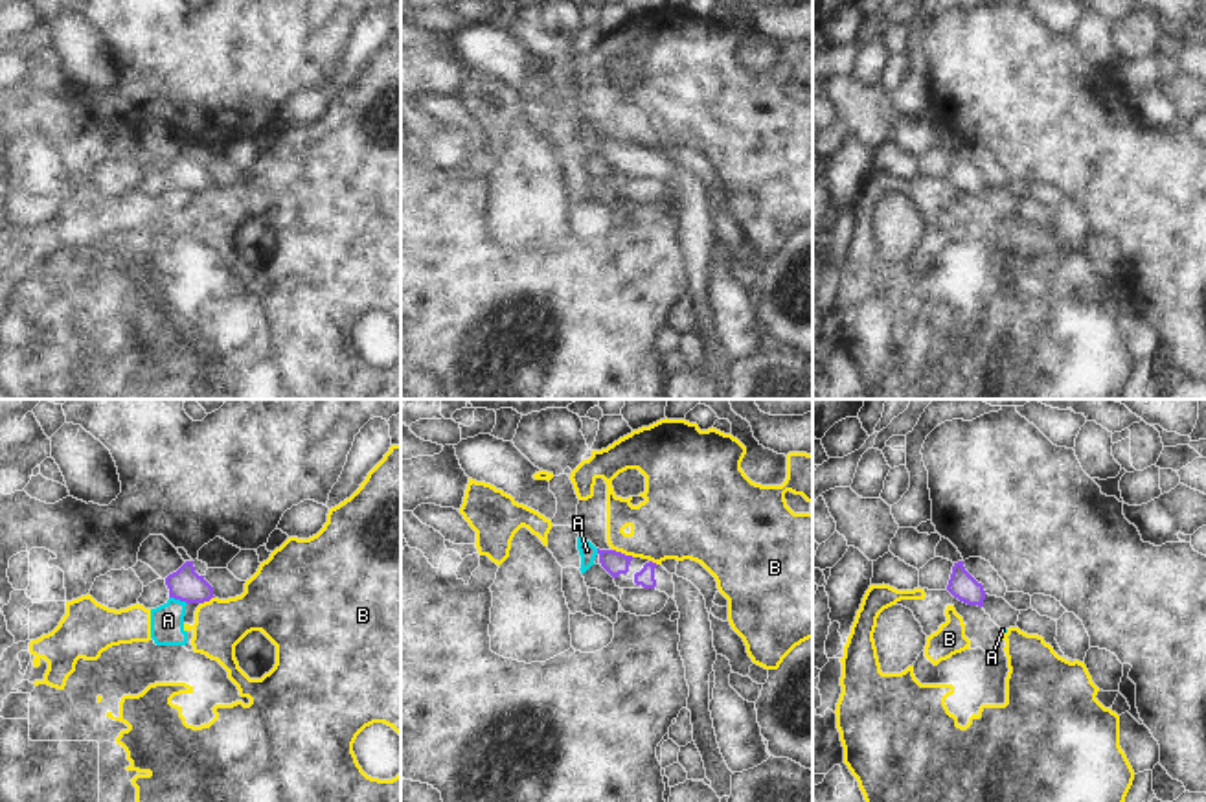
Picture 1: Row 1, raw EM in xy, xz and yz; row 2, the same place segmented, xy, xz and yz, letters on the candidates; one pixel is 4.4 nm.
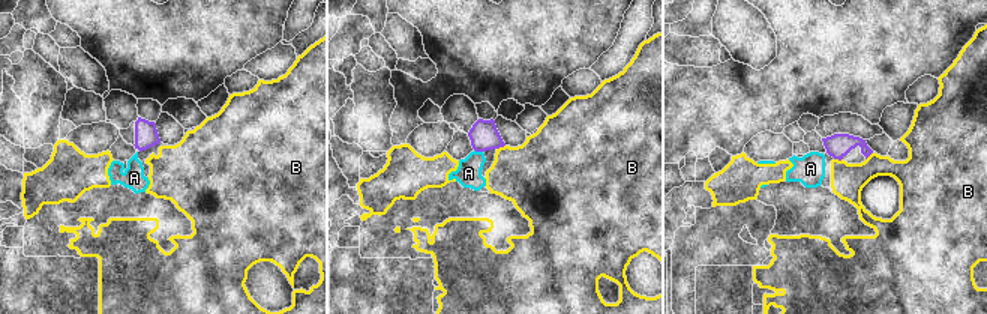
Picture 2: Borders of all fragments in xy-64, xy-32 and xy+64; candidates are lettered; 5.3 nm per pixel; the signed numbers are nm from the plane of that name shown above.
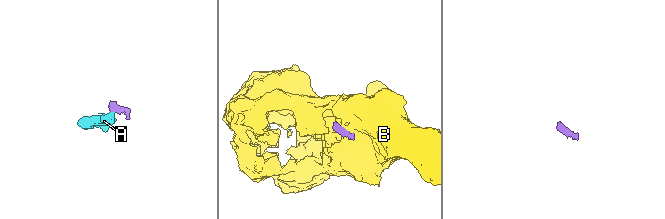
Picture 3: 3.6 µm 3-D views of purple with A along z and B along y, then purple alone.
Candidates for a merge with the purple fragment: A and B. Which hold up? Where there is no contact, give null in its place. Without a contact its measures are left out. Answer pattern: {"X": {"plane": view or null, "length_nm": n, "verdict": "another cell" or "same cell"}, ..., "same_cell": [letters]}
{"A": {"plane": "xy", "length_nm": 90, "verdict": "another cell"}, "B": {"plane": "xz", "length_nm": 100, "verdict": "another cell"}, "same_cell": []}

